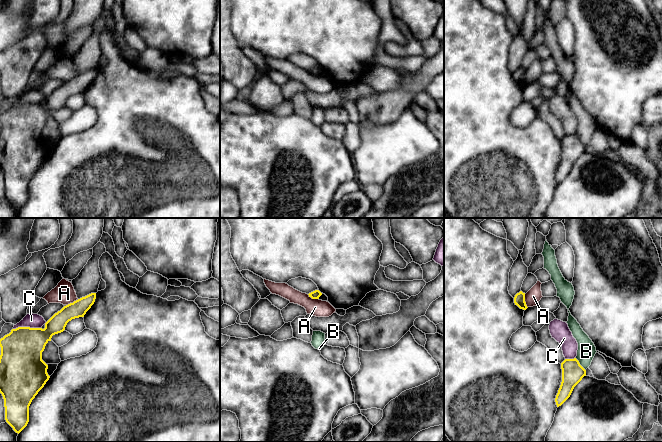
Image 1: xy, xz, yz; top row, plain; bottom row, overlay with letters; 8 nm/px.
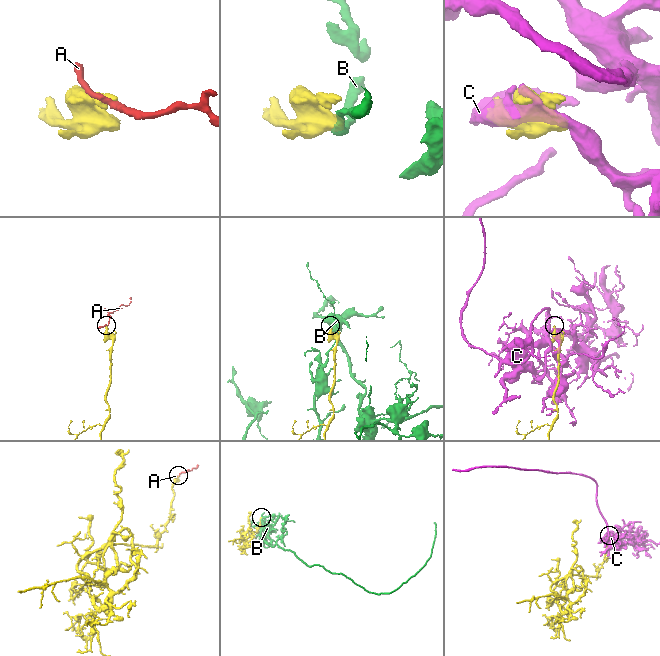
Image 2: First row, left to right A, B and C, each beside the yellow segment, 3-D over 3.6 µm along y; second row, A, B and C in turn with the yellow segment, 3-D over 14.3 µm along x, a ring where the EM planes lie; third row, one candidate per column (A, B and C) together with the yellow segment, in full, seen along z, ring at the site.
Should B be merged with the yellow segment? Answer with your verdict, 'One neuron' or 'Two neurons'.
Two neurons

